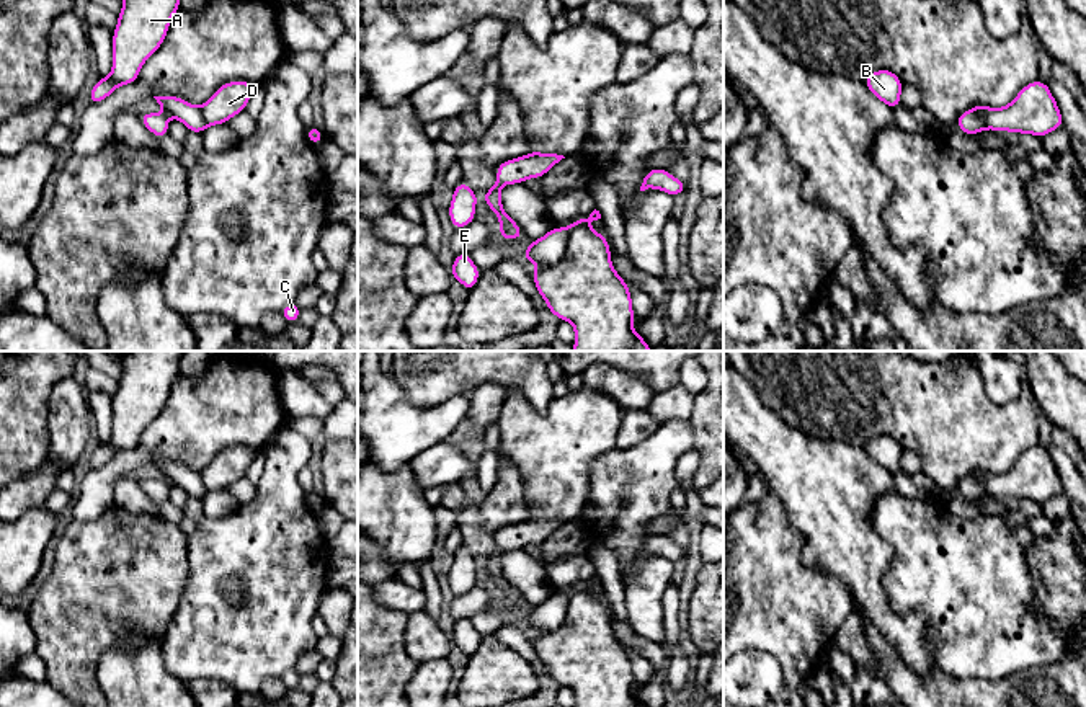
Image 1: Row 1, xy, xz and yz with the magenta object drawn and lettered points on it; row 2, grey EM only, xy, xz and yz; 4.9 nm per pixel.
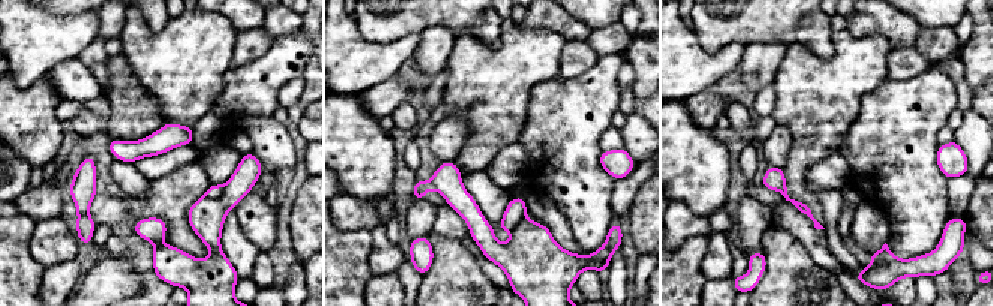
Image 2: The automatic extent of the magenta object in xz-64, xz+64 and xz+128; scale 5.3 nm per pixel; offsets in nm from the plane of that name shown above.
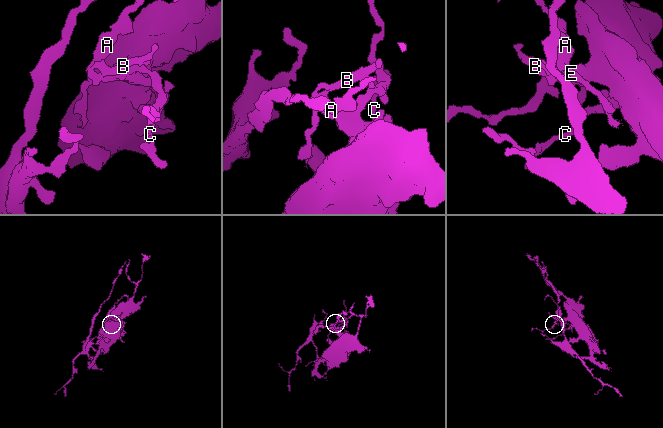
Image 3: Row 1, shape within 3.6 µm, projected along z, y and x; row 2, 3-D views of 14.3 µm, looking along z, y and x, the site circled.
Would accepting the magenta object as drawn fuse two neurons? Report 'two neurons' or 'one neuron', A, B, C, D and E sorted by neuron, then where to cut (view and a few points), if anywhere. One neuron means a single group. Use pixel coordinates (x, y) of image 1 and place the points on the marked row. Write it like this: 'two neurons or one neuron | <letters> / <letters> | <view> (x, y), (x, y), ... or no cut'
one neuron | A B C D E | no cut

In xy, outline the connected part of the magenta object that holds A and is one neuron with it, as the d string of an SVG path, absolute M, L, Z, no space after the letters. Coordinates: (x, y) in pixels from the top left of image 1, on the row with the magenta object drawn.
M124 0L113 31L111 75L98 78L88 95L91 104L139 78L142 65L163 44L178 10L180 0Z

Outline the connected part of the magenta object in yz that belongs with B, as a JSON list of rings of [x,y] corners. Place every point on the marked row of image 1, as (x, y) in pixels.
[[[888,69],[875,70],[864,78],[864,85],[870,93],[892,109],[901,104],[900,95],[903,82]]]

